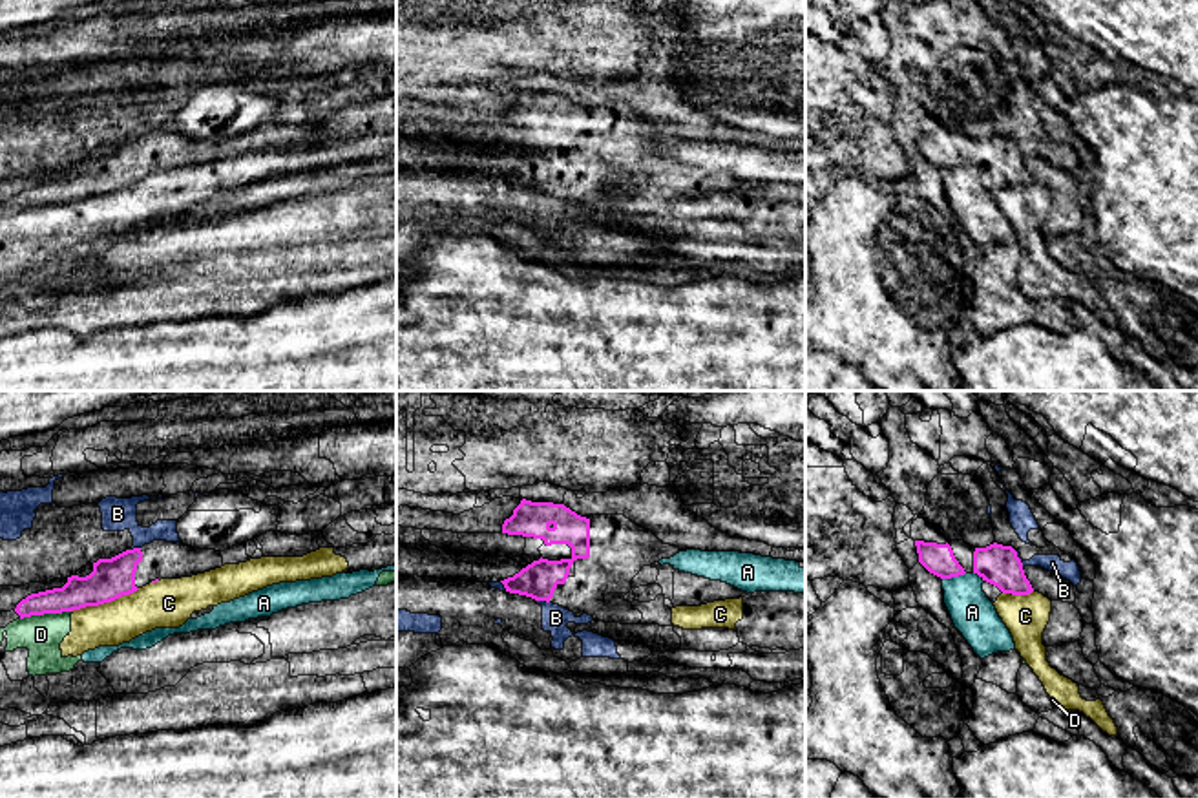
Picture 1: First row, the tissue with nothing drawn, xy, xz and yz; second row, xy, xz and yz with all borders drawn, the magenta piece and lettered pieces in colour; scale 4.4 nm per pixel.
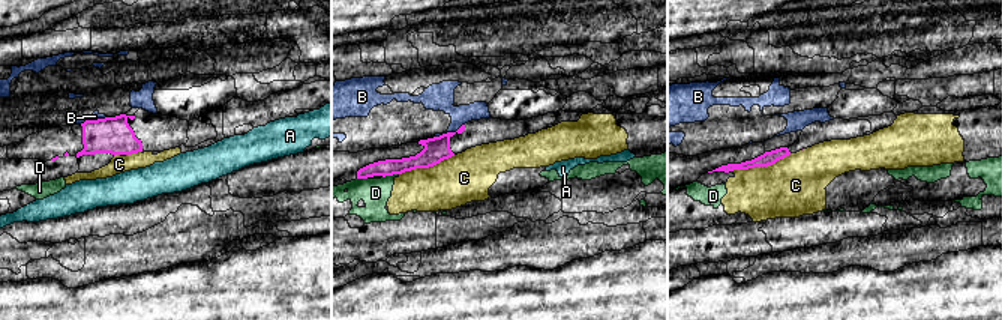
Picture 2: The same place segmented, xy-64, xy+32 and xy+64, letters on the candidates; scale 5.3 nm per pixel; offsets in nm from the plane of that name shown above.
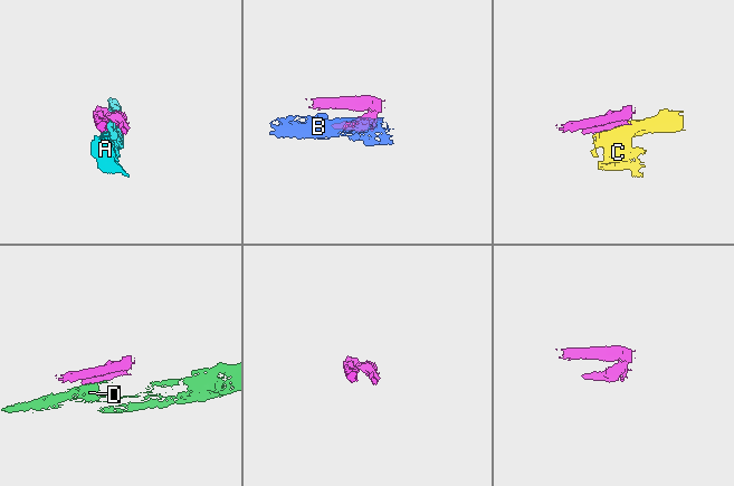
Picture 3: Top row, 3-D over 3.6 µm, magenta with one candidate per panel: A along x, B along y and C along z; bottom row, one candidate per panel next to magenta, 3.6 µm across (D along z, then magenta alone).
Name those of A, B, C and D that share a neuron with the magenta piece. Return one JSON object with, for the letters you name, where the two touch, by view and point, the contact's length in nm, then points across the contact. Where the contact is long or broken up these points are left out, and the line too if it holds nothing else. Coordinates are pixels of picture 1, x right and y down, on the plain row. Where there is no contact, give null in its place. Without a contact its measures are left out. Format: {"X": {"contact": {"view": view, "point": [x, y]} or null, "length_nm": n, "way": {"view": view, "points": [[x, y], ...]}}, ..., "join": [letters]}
{"join": []}

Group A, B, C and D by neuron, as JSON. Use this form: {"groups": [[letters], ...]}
{"groups": [["A"], ["B"], ["C", "D"]]}

